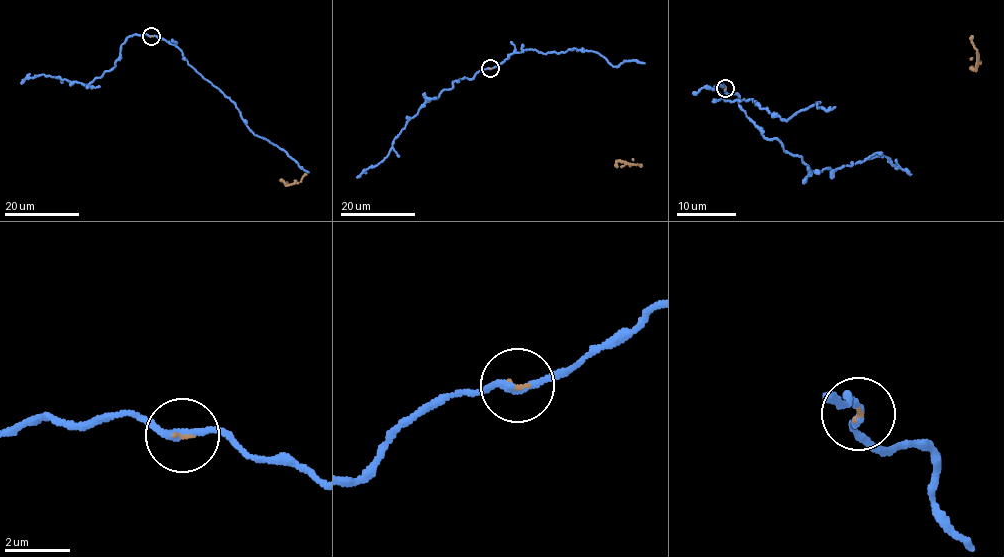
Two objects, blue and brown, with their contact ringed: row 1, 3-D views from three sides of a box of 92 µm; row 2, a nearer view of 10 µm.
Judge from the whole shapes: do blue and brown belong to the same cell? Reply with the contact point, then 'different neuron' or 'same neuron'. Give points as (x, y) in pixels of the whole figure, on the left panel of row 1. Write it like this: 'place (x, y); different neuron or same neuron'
place (151, 36); same neuron

